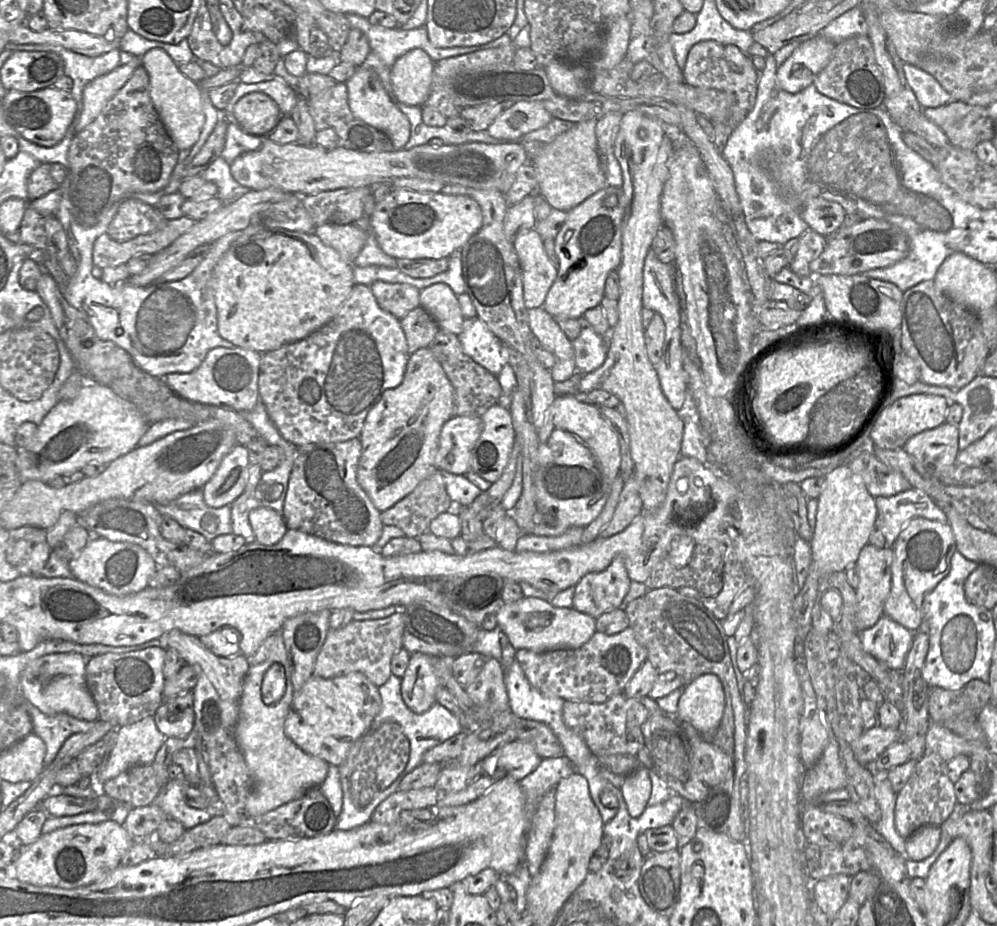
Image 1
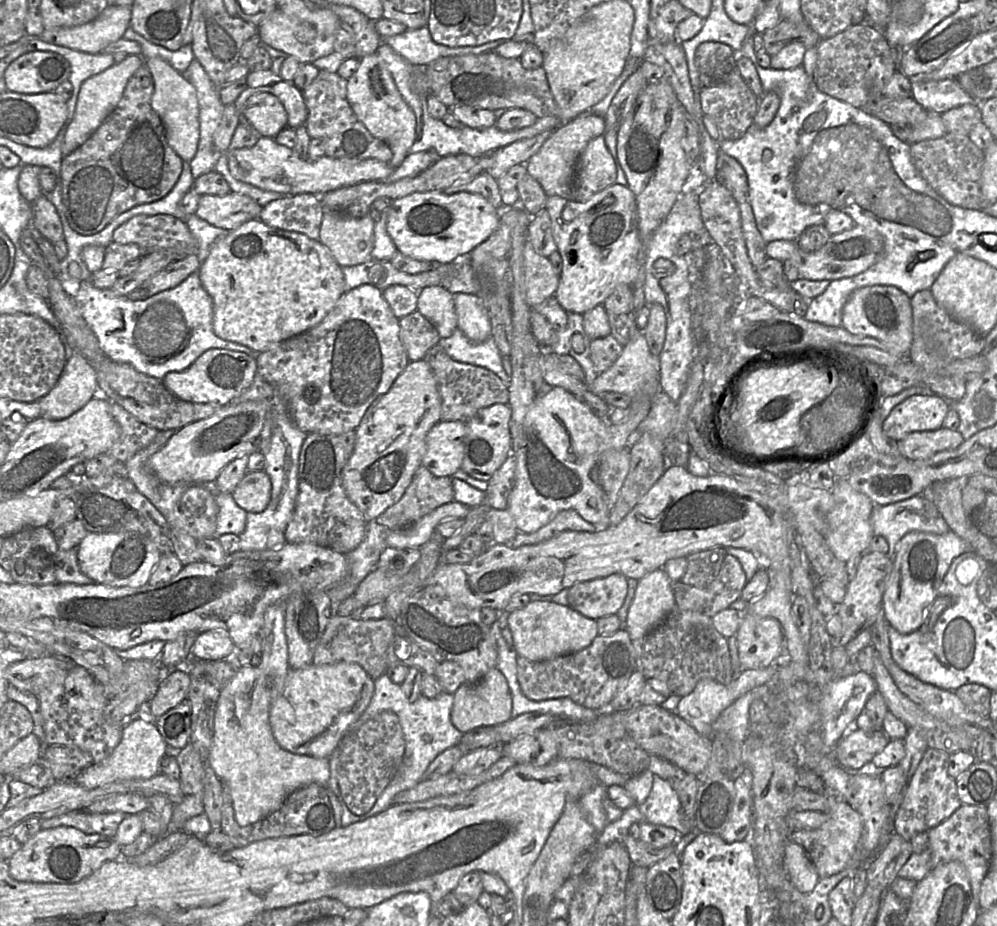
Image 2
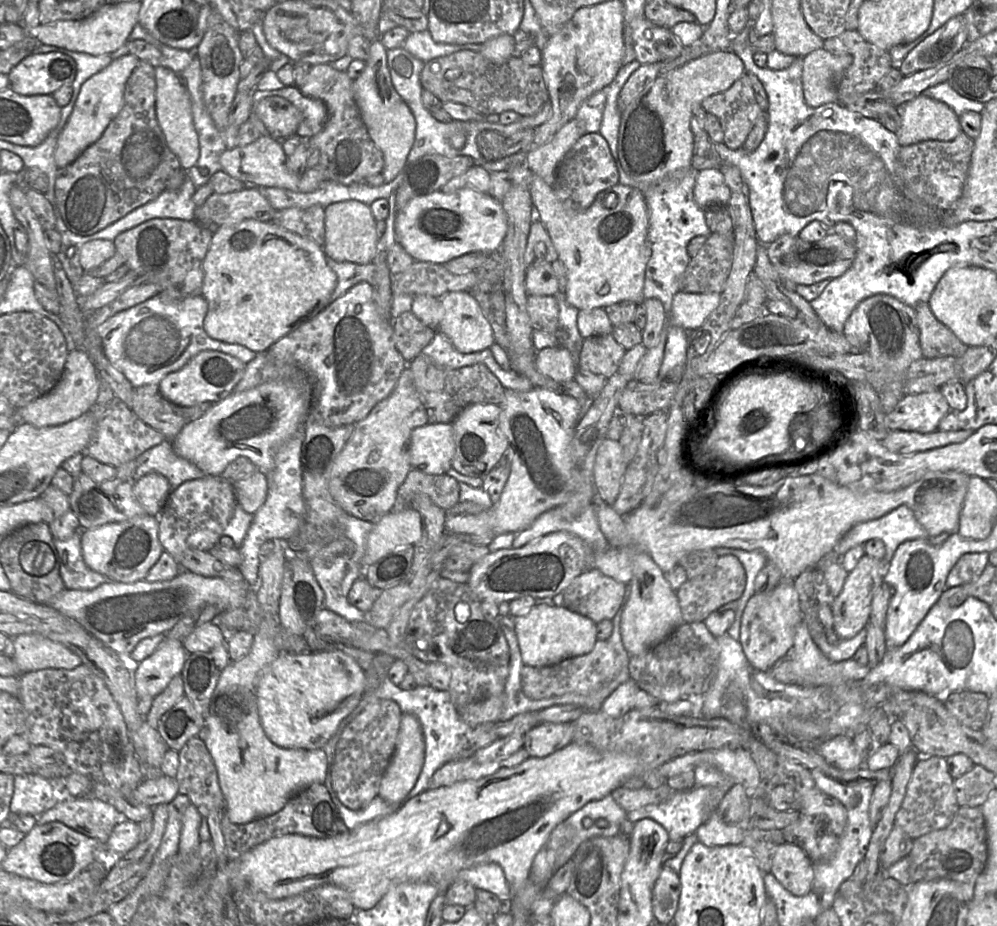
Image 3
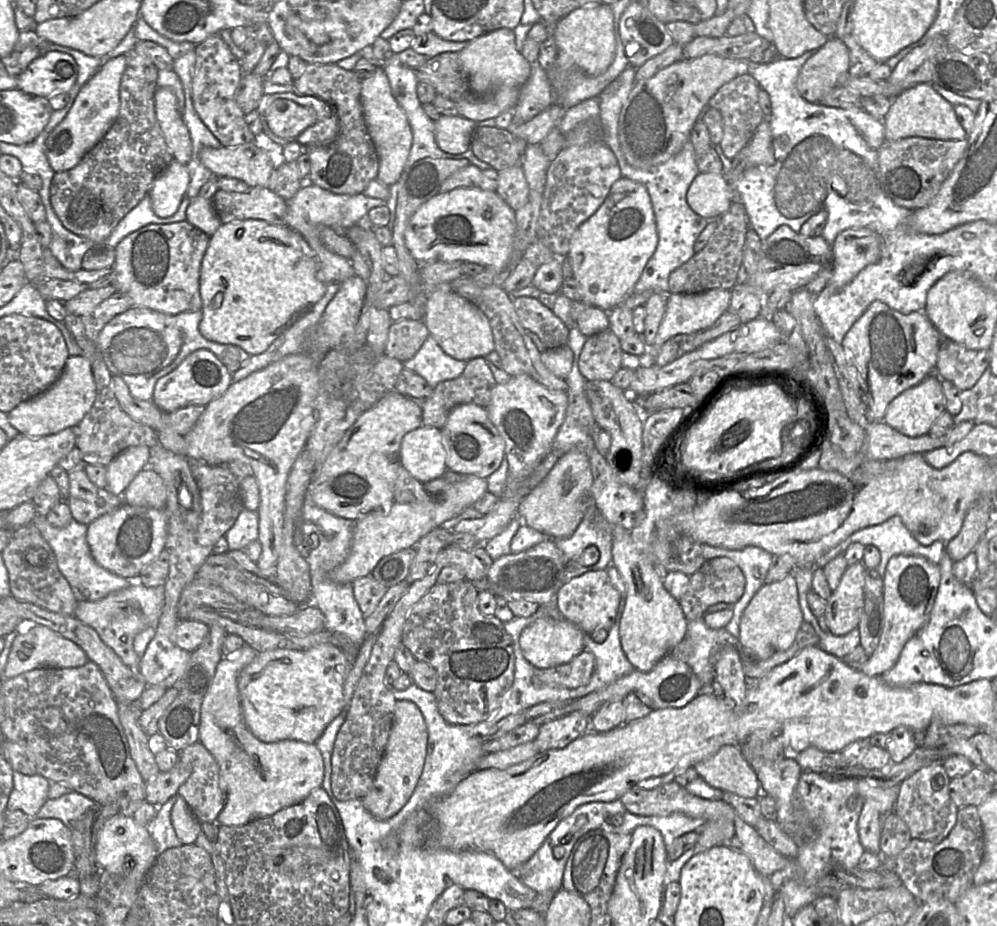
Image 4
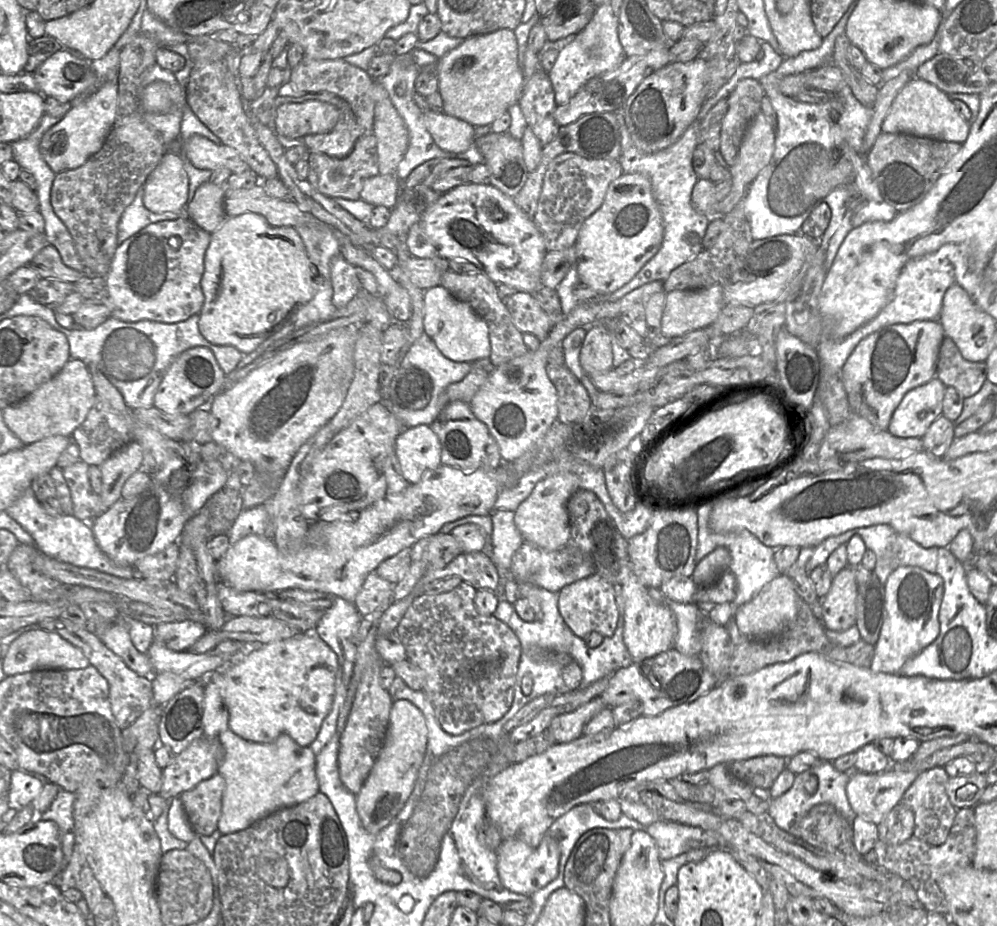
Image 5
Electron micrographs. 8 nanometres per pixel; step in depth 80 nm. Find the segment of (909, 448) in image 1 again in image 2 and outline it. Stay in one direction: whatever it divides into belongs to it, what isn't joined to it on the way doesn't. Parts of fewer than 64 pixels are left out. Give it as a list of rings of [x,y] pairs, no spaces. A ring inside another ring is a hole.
[[[941,427],[934,431],[920,431],[909,434],[897,442],[900,454],[909,460],[922,460],[937,452],[959,447],[964,438],[960,432]]]

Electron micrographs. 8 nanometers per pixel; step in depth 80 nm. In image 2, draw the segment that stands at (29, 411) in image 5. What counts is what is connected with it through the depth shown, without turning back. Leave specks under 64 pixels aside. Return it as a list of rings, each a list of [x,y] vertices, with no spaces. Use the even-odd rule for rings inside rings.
[[[73,352],[56,385],[38,400],[41,417],[49,420],[65,419],[97,394],[97,371],[82,353]]]

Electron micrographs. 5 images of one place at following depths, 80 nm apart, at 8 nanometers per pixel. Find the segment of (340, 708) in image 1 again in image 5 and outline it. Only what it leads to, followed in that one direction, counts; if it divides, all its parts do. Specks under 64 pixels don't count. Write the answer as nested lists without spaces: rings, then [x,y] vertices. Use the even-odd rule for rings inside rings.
[[[304,632],[290,638],[273,641],[263,645],[251,646],[251,651],[240,661],[226,665],[218,677],[218,685],[229,712],[229,728],[241,738],[256,743],[271,743],[282,734],[291,737],[300,746],[309,746],[317,737],[322,722],[332,708],[338,658],[335,652],[314,632]]]

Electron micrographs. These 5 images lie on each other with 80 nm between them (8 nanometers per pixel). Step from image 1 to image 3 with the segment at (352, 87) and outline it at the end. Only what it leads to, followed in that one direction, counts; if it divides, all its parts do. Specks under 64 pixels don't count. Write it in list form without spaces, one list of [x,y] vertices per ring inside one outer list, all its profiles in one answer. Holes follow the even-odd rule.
[[[380,39],[370,44],[369,58],[362,73],[354,79],[353,95],[370,138],[382,151],[384,182],[391,182],[406,166],[416,134],[416,121],[405,101],[392,84],[387,61],[387,49]]]

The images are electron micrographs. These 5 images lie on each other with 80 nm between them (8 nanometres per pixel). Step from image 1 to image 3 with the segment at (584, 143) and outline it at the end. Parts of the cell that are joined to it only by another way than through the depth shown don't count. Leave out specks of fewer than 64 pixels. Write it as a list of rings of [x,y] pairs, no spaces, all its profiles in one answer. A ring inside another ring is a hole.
[[[577,119],[571,120],[545,144],[526,152],[527,167],[534,175],[541,177],[547,185],[553,187],[559,164],[584,134],[584,123]]]

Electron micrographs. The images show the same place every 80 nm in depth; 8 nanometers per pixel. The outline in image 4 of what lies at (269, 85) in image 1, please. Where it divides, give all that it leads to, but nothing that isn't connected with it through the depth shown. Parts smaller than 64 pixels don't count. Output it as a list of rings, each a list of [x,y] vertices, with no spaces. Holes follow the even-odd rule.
[[[285,92],[276,94],[263,94],[259,104],[258,113],[261,121],[265,110],[276,99],[288,99],[299,105],[312,108],[317,115],[314,125],[304,130],[297,141],[303,145],[328,145],[333,142],[339,133],[339,119],[336,107],[316,96],[300,95],[297,92]]]

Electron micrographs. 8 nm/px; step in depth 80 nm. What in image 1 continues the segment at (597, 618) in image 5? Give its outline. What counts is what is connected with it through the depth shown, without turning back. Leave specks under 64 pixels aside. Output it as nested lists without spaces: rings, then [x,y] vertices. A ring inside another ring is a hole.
[[[616,556],[605,570],[588,573],[575,585],[573,608],[596,619],[622,606],[630,582],[623,557]]]

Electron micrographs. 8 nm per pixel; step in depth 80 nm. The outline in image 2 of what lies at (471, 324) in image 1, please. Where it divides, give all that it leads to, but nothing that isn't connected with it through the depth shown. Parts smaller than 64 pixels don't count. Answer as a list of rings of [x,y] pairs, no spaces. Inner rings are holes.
[[[456,329],[451,336],[440,338],[438,344],[452,359],[487,368],[509,387],[511,376],[503,368],[503,355],[500,353],[492,336],[483,342],[476,343]]]

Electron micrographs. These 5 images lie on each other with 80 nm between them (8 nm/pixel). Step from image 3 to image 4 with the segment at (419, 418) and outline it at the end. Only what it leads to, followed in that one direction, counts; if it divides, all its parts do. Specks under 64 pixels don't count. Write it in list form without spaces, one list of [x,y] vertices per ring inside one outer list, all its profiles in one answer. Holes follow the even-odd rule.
[[[393,390],[364,411],[333,447],[309,484],[309,499],[336,516],[358,520],[371,511],[387,508],[393,501],[400,464],[400,447],[406,433],[423,425],[422,409],[414,399]]]

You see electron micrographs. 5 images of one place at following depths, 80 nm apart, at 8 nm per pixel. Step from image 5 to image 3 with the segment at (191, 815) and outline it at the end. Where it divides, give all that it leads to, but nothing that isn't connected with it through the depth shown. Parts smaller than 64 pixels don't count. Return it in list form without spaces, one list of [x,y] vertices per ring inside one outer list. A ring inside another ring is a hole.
[[[192,737],[184,744],[178,751],[178,761],[178,794],[186,795],[203,818],[213,809],[223,809],[217,770],[200,737]]]

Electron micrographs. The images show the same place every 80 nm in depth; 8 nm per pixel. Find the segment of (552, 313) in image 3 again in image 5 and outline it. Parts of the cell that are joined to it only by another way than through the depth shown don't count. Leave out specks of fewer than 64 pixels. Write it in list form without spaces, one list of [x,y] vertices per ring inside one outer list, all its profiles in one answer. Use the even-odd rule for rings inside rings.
[[[516,292],[506,301],[515,327],[522,333],[531,333],[541,342],[548,336],[555,324],[541,308],[532,295]]]

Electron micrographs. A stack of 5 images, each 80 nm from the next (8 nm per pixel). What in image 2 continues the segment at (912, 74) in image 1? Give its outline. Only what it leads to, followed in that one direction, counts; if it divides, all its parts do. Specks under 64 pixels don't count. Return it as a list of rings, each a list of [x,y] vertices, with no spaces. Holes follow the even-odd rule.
[[[955,79],[911,82],[911,88],[912,97],[928,112],[942,114],[964,104],[981,103],[966,93]]]

